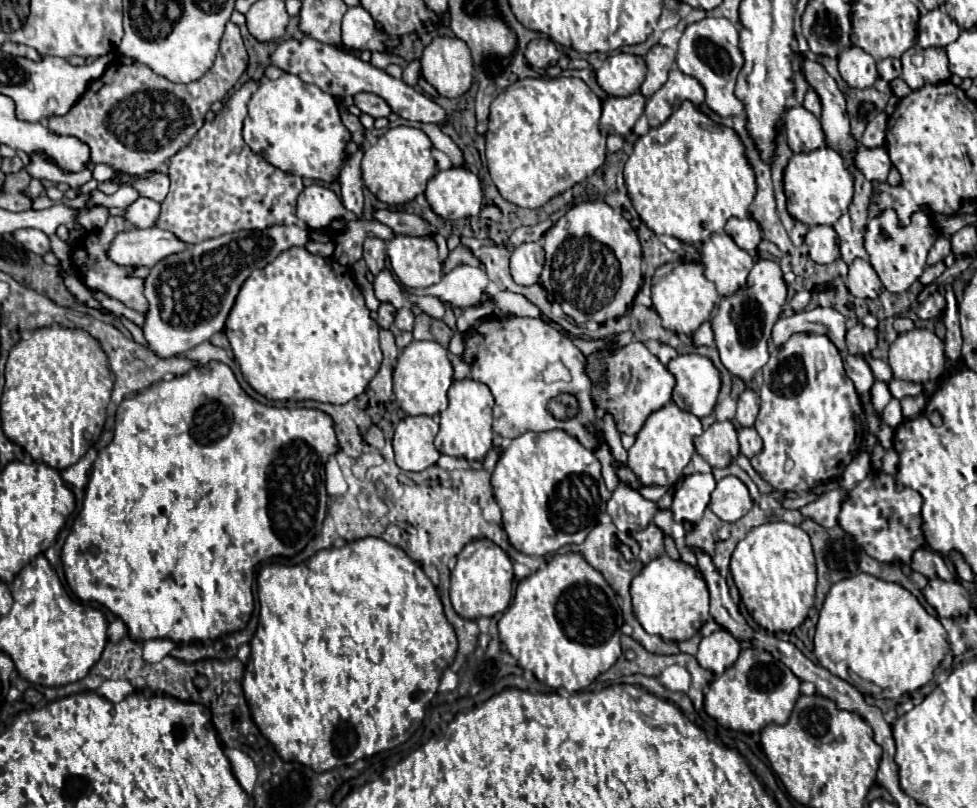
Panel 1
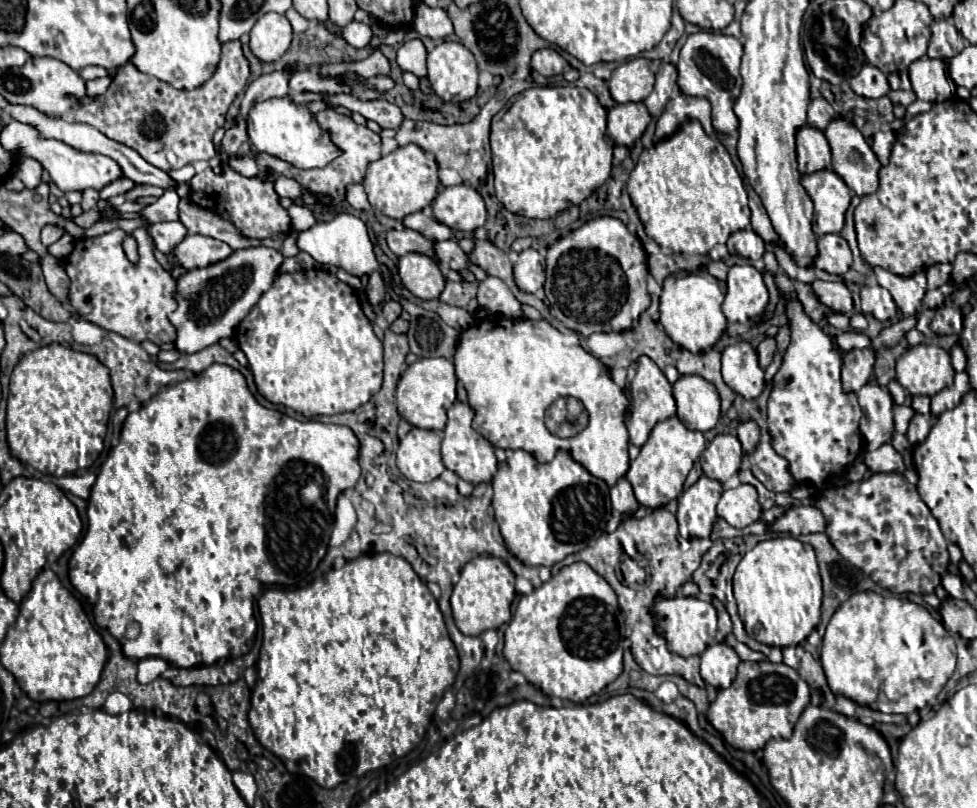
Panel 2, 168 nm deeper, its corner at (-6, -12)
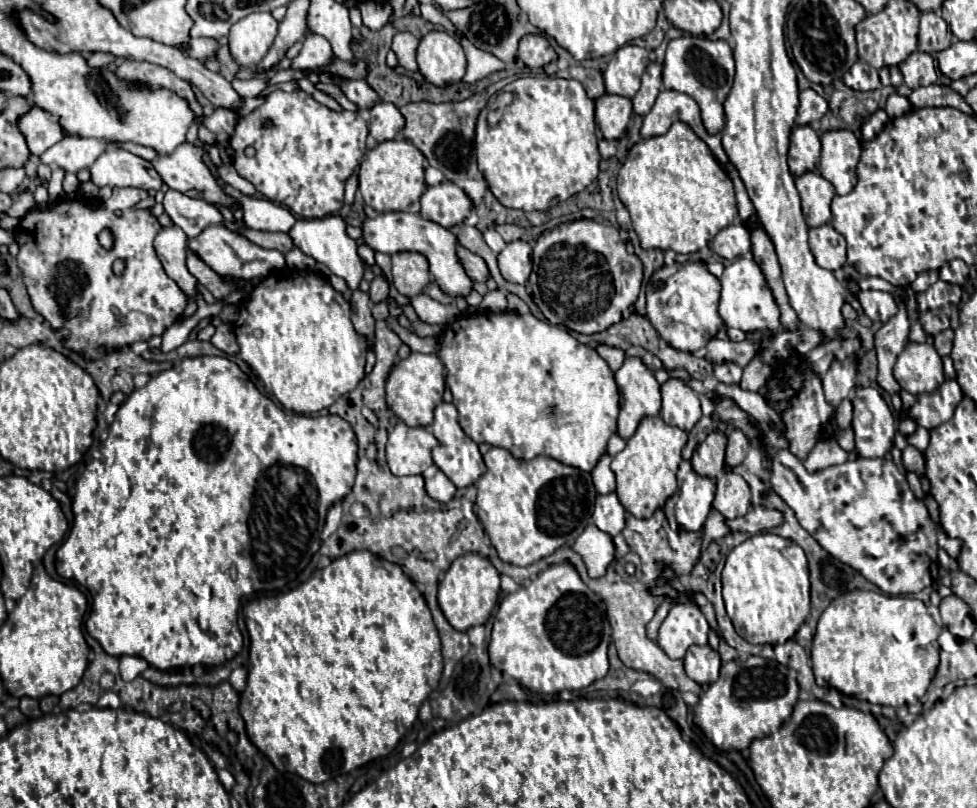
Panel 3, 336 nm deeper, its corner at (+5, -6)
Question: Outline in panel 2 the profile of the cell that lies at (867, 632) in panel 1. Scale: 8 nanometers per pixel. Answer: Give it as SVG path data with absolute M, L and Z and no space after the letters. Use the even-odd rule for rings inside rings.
M856 592L846 602L840 604L840 608L834 612L832 620L828 622L824 642L822 642L822 650L820 650L820 662L822 662L824 674L826 674L828 686L834 694L842 694L842 696L854 700L856 704L864 704L864 706L869 706L873 710L886 714L910 714L914 710L922 710L930 700L934 700L938 696L938 692L944 688L944 684L948 682L948 678L952 676L952 672L956 668L956 654L952 652L952 648L954 648L954 640L950 638L946 628L936 618L932 618L932 614L924 606L918 606L911 600L897 596L892 592L887 592L885 595L876 594L876 592Z

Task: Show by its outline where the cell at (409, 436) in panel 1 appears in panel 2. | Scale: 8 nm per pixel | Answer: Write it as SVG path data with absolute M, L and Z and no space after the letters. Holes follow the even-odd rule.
M412 428L404 440L400 440L396 452L398 470L414 482L432 482L444 472L440 458L442 436L434 430Z

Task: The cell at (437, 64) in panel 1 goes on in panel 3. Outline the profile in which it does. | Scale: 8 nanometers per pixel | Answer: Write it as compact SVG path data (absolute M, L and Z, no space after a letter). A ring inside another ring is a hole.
M433 30L421 38L417 48L417 64L425 80L439 88L461 82L467 68L461 44L455 36L443 30Z

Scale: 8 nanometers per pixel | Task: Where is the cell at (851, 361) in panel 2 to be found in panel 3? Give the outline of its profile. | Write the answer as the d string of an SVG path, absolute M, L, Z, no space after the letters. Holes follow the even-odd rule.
M845 358L845 360L833 362L829 372L821 378L825 398L837 406L855 388L855 376L857 376L857 360L855 358Z

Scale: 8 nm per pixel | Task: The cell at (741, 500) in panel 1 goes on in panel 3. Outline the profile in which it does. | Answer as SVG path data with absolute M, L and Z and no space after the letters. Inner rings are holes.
M727 472L723 478L717 480L713 508L721 512L727 520L747 514L747 510L751 508L751 492L743 476L735 472Z

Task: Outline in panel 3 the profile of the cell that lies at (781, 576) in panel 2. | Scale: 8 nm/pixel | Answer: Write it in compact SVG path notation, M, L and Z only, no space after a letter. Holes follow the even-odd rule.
M761 532L735 546L722 571L722 596L735 632L751 644L781 644L795 636L811 609L805 552L793 540Z

